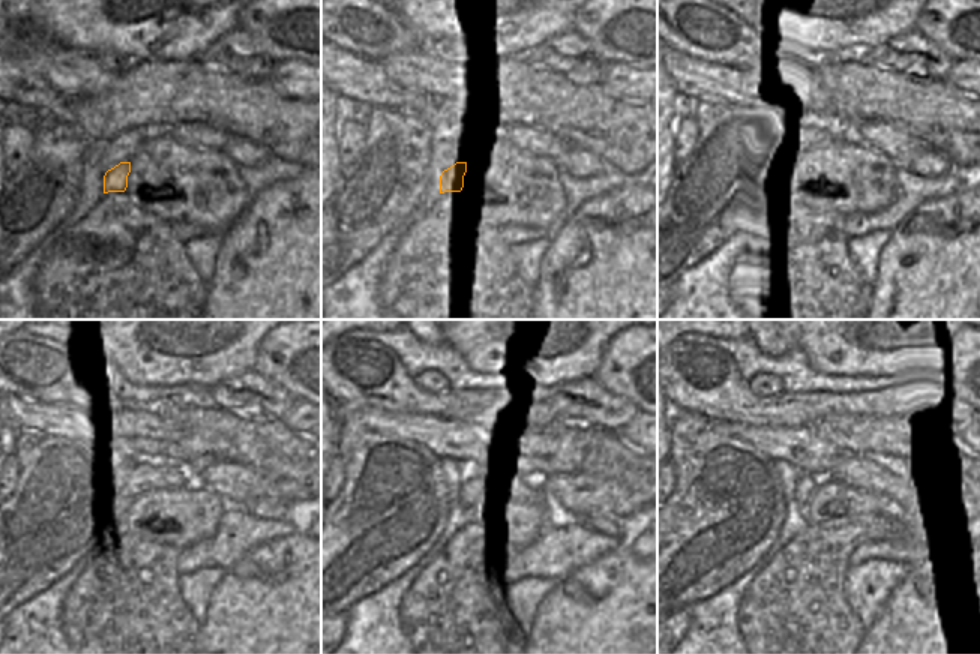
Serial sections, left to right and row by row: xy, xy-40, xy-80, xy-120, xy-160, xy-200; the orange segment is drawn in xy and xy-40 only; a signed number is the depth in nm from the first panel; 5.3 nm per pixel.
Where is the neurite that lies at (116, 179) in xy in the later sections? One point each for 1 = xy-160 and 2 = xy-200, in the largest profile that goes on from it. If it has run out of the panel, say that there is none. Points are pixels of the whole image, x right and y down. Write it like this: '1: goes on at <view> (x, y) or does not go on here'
1: goes on at xy-160 (470, 488)
2: goes on at xy-200 (806, 485)

